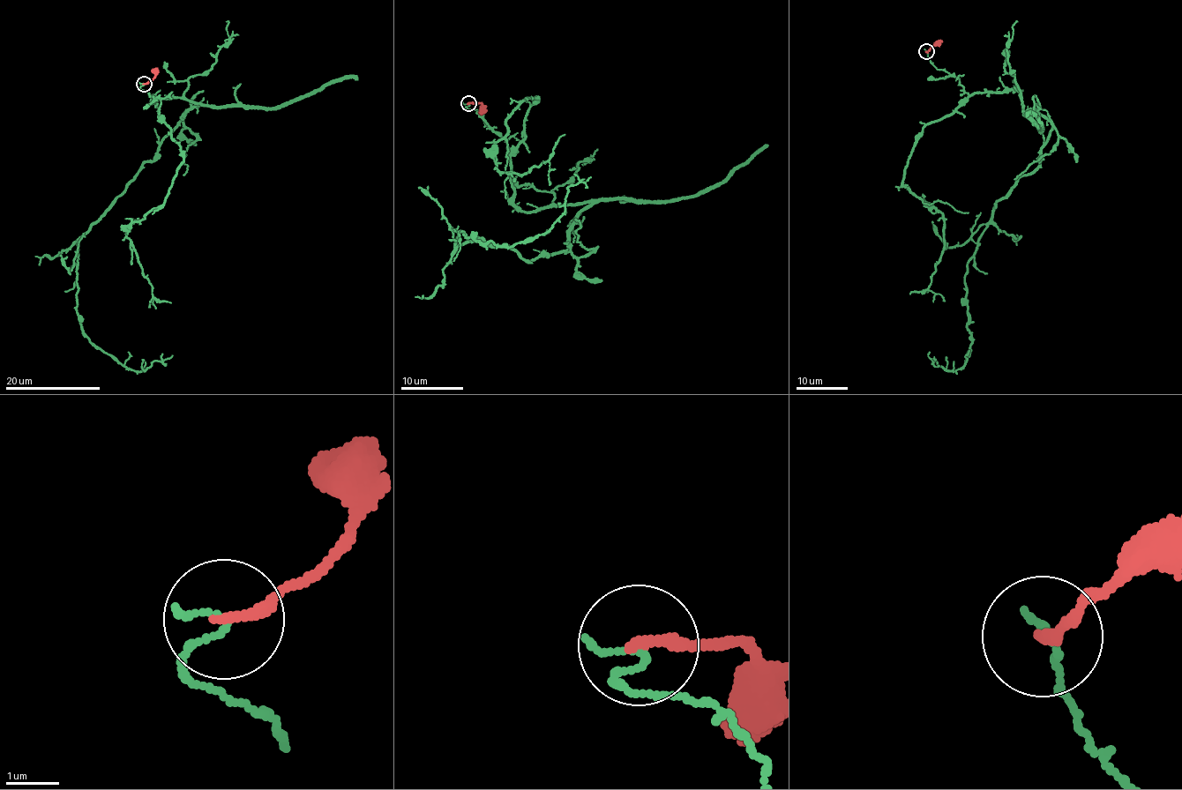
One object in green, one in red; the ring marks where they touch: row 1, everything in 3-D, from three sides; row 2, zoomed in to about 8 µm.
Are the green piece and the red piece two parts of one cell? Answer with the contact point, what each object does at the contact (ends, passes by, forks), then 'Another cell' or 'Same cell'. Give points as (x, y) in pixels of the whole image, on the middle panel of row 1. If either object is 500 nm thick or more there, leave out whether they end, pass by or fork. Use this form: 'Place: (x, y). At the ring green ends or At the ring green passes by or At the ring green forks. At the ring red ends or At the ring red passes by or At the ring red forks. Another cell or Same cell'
Place: (468, 103). At the ring green ends. At the ring red ends. Another cell

